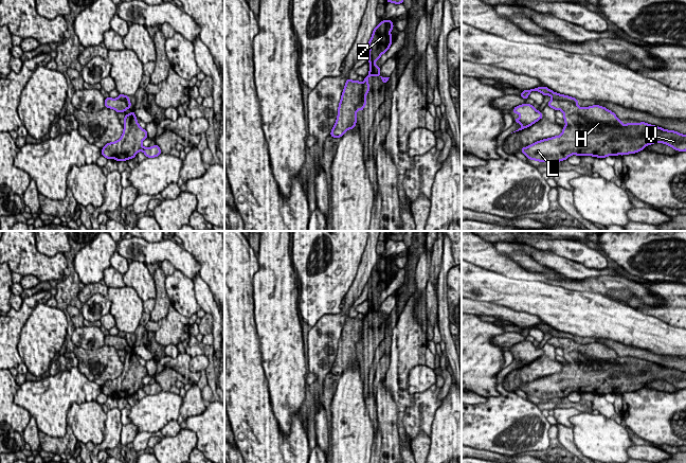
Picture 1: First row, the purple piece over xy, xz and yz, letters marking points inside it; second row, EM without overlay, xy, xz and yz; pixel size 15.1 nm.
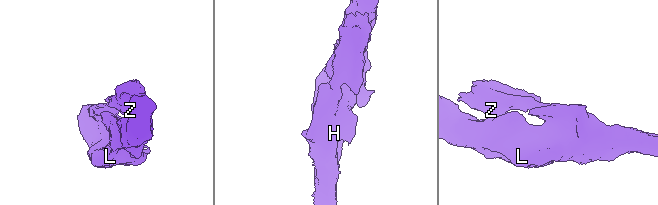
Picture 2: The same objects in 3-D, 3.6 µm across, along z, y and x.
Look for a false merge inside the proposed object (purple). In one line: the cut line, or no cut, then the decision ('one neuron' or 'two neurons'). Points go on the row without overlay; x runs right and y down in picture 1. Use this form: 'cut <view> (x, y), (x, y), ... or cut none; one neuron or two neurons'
cut xz (363, 320), (362, 332), (364, 335), (356, 345); two neurons

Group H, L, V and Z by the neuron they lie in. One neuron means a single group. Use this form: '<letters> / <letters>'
H L V / Z

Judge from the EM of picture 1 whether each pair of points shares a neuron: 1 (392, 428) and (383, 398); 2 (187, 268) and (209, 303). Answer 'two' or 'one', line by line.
1: one
2: two

